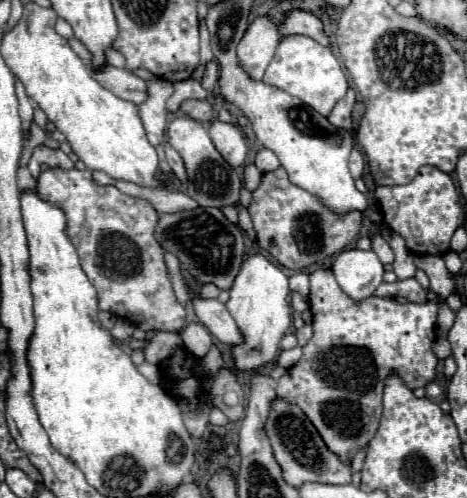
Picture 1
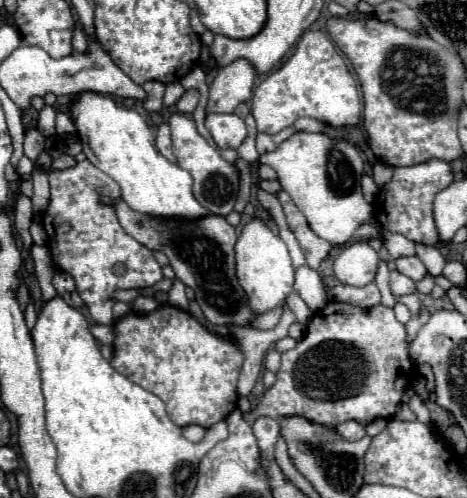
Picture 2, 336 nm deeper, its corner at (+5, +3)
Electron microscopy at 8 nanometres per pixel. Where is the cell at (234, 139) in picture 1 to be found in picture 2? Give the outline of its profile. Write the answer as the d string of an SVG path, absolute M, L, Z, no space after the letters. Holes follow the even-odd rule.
M210 113L210 115L206 115L206 127L212 133L212 137L220 149L228 149L228 147L238 149L248 133L244 119L240 119L234 113L232 115Z

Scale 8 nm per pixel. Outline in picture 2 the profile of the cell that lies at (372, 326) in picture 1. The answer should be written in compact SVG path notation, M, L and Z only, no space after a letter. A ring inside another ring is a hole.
M330 301L320 311L322 321L310 323L306 327L306 335L292 351L282 353L282 365L276 373L276 383L266 389L262 401L244 415L246 423L254 423L258 417L284 417L284 415L300 415L314 423L322 425L338 425L344 421L358 421L362 425L372 423L380 417L392 417L402 403L402 393L410 385L414 375L414 363L408 357L408 341L406 327L396 321L394 311L376 305L370 309L354 307L348 303Z

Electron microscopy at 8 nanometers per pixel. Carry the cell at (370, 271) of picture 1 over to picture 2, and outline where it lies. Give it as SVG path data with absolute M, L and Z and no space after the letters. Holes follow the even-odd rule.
M356 243L334 257L334 275L346 285L364 287L374 281L378 261L378 253L368 243Z

